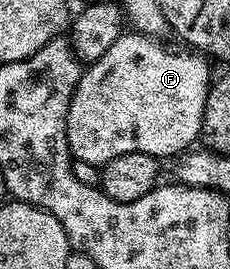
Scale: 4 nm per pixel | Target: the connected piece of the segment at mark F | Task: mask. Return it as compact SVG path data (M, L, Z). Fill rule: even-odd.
M125 31L115 40L113 47L101 55L101 59L90 62L84 68L73 91L67 116L67 142L74 160L102 167L109 163L109 159L130 153L175 159L200 140L205 103L213 80L212 62L198 51L188 51L183 47L179 50L166 49L163 43L158 37Z

